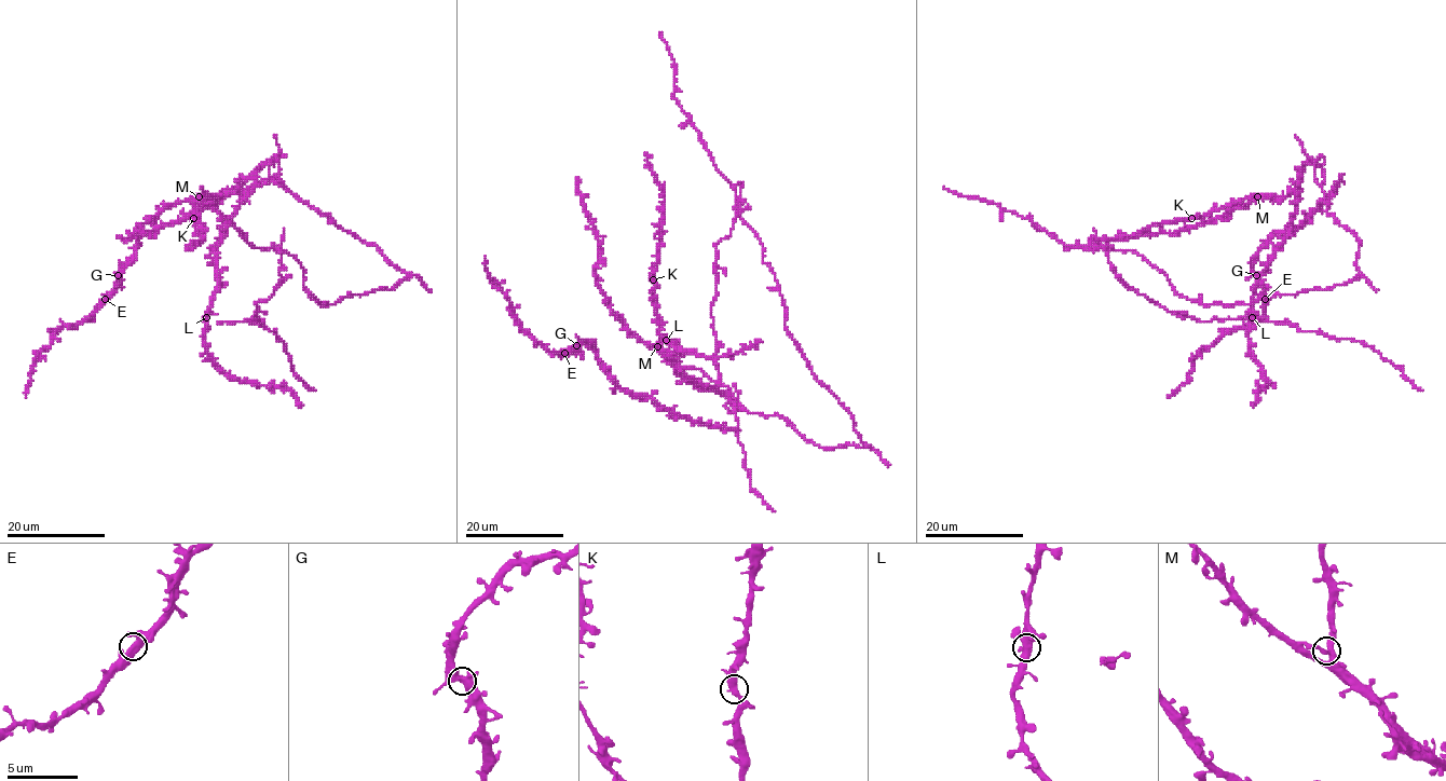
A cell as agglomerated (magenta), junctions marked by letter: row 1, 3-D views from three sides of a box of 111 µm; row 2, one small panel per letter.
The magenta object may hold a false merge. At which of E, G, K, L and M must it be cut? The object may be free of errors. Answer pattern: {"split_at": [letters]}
{"split_at": []}

